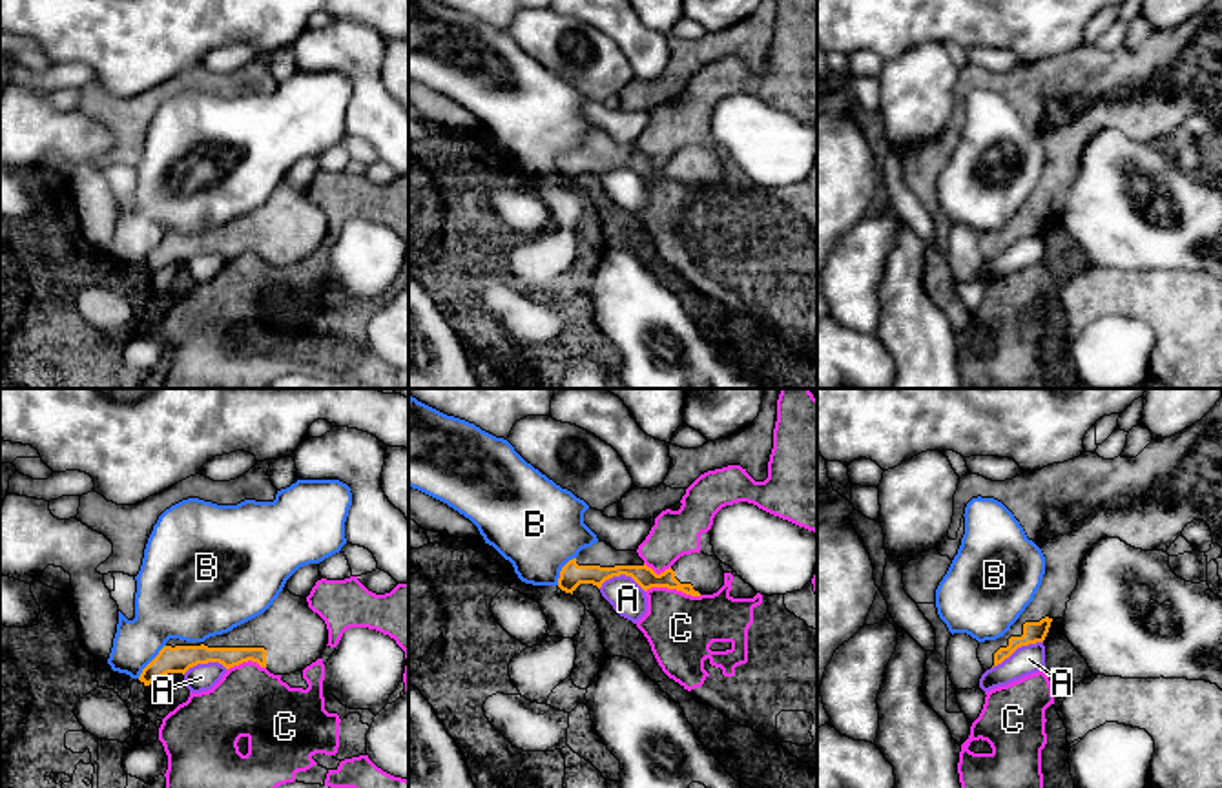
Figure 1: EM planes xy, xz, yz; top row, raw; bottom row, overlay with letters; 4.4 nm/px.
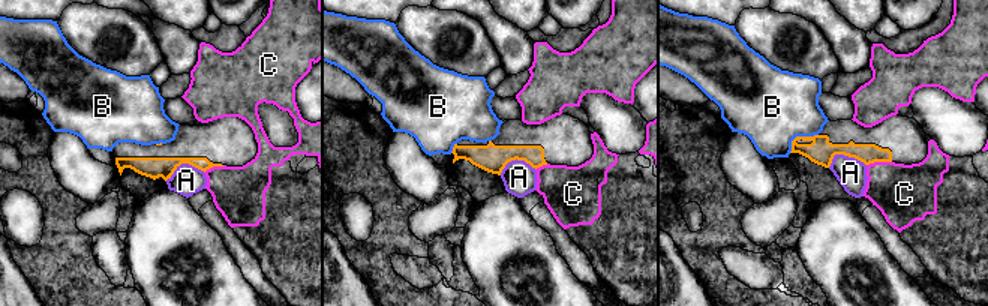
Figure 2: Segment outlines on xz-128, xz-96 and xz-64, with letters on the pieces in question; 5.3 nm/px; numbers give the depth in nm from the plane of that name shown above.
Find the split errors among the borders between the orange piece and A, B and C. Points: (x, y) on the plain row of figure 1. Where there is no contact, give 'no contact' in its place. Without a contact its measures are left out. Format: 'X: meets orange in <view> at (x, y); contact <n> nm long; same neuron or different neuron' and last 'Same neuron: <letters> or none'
A: meets orange in yz at (1016, 239); contact 260 nm long; different neuron
B: meets orange in xy at (152, 252); contact 200 nm long; different neuron
C: meets orange in xz at (673, 179); contact 240 nm long; different neuron
Same neuron: none

